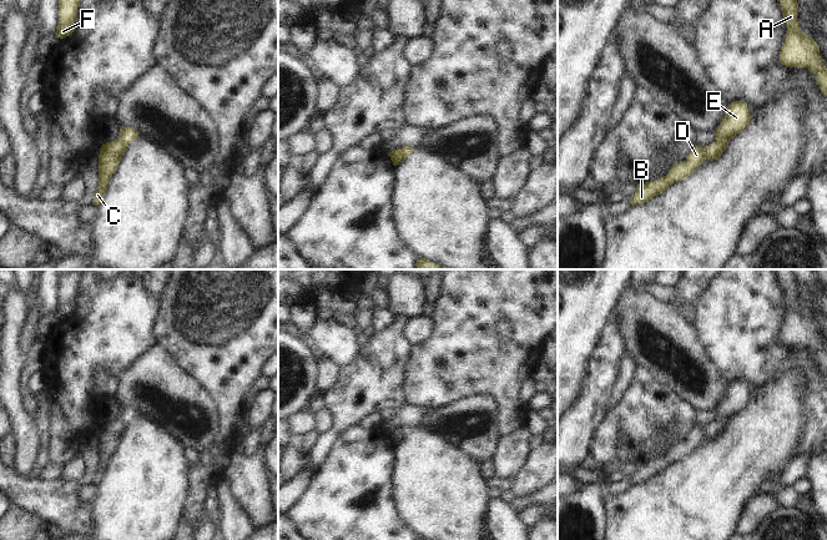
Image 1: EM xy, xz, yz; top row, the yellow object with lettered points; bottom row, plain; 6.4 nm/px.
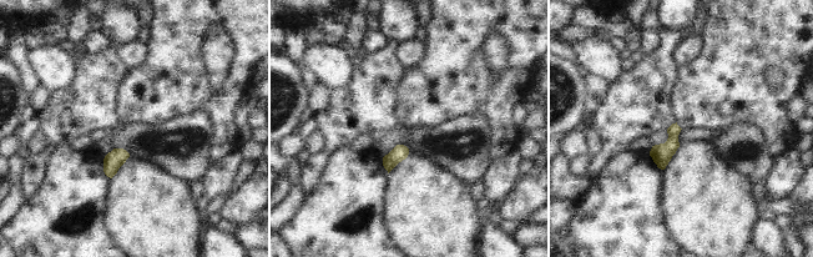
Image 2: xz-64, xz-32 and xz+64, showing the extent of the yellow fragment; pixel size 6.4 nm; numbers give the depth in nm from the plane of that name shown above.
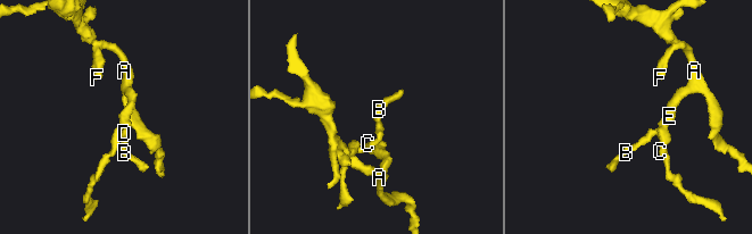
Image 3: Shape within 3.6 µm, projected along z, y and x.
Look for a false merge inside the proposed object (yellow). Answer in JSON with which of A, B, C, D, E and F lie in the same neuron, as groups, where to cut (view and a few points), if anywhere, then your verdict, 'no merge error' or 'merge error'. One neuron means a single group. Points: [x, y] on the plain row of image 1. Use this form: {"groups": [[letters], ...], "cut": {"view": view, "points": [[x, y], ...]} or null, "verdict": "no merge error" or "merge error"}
{"groups": [["A", "E", "F"], ["B", "C", "D"]], "cut": {"view": "xz", "points": [[402, 427], [399, 440]]}, "verdict": "merge error"}

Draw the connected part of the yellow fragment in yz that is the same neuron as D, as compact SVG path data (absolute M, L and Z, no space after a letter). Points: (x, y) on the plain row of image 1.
M715 419L706 427L695 425L684 441L672 445L669 453L654 461L639 464L637 470L629 479L634 485L642 484L666 470L671 464L691 455L706 439L717 439L727 428L728 420Z

